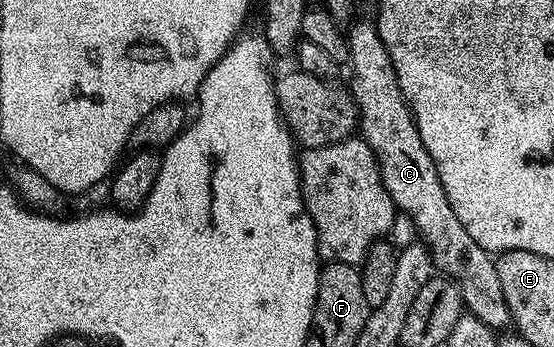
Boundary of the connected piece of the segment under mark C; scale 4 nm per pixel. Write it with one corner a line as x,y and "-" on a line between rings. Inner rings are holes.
371,18
359,19
346,31
348,63
352,67
350,90
360,110
359,134
368,142
378,161
380,176
397,212
404,212
413,219
417,236
431,251
435,270
459,285
467,314
478,317
490,328
504,329
500,327
512,323
512,314
502,294
502,281
498,281
496,259
482,249
482,245
466,233
466,225
454,217
436,163
430,153
426,153
426,145
422,145
418,125
398,85
390,53
386,53
386,45
382,45
380,30

